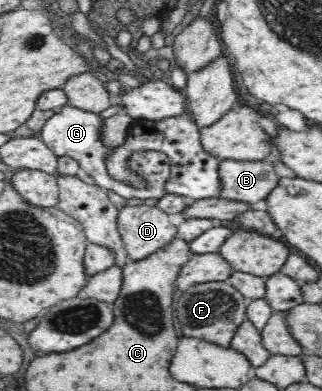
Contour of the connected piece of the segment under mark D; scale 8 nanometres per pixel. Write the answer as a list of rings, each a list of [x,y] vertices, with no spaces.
[[[148,205],[121,208],[117,224],[127,256],[135,262],[163,250],[178,232],[165,211]]]

